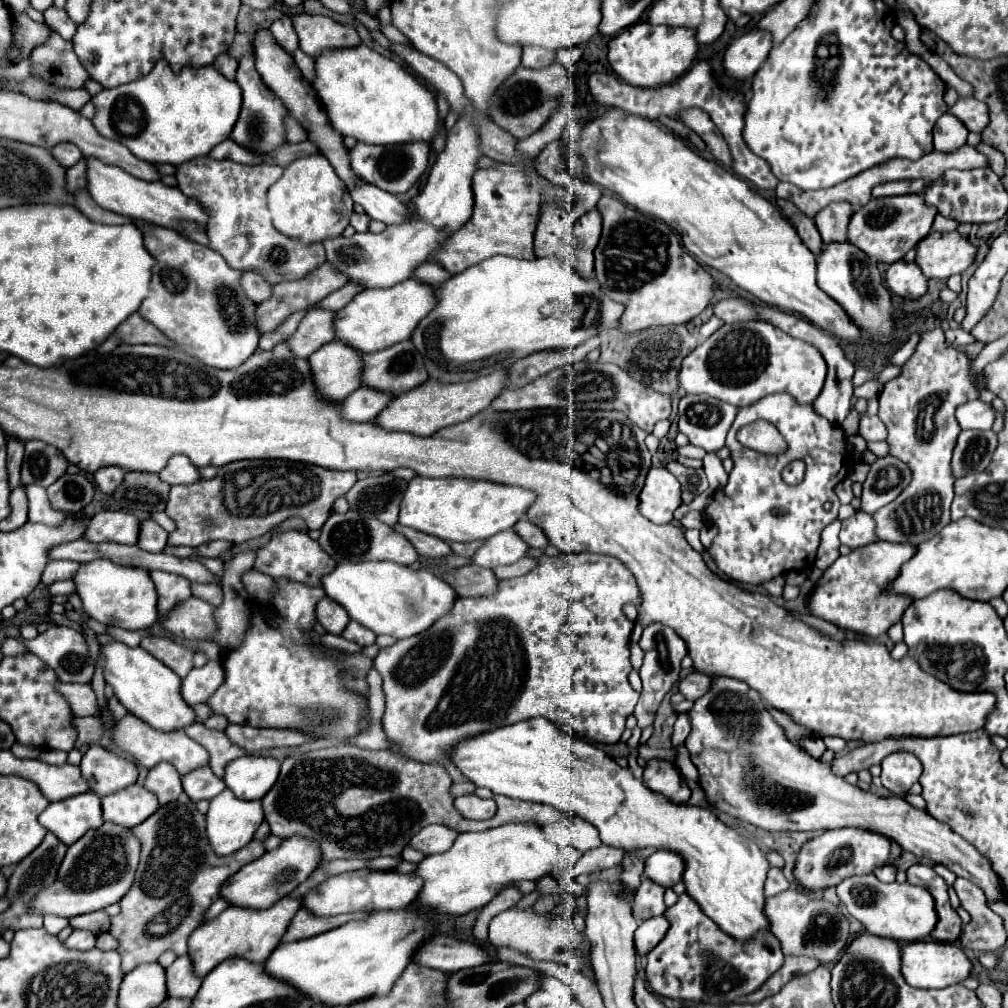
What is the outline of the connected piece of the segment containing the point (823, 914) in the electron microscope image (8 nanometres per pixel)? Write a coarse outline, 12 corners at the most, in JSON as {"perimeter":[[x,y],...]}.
{"perimeter":[[790,888],[764,916],[784,954],[836,962],[852,940],[838,906]]}

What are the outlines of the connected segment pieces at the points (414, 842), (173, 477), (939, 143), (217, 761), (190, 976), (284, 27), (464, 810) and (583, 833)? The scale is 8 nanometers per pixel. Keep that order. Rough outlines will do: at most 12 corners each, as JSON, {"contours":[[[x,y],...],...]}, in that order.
{"contours":[[[440,824],[426,826],[410,846],[424,856],[446,852],[456,830]],[[174,456],[160,472],[168,484],[202,480],[198,468],[184,456]],[[944,112],[934,126],[934,148],[956,150],[966,144],[968,128]],[[196,722],[184,732],[210,754],[210,768],[224,778],[228,762],[248,754],[224,732]],[[190,958],[166,970],[168,998],[192,1000],[202,980]],[[290,16],[272,22],[270,32],[288,54],[299,39]],[[476,794],[456,798],[454,806],[468,820],[490,820],[496,802]],[[582,818],[544,824],[544,836],[580,852],[598,848],[598,830]]]}

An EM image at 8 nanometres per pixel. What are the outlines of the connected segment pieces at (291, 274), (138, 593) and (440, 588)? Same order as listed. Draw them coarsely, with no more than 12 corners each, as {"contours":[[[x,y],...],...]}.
{"contours":[[[198,156],[178,188],[210,214],[210,248],[270,284],[326,262],[272,226],[274,164]],[[108,558],[72,580],[90,618],[126,630],[158,620],[148,568]],[[342,562],[322,588],[396,640],[446,616],[456,592],[396,562]]]}

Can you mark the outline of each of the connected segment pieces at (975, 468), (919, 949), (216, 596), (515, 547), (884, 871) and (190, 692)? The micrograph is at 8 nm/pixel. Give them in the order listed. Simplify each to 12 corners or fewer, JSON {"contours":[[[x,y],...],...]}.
{"contours":[[[962,430],[950,462],[954,478],[984,470],[998,438]],[[926,938],[902,946],[916,988],[948,988],[972,974],[960,946]],[[192,584],[192,594],[212,606],[222,604],[218,584]],[[514,530],[488,538],[472,562],[484,568],[518,562],[528,544]],[[894,864],[880,866],[874,870],[880,882],[896,880]],[[222,662],[194,668],[182,680],[190,706],[206,702],[224,684]]]}

